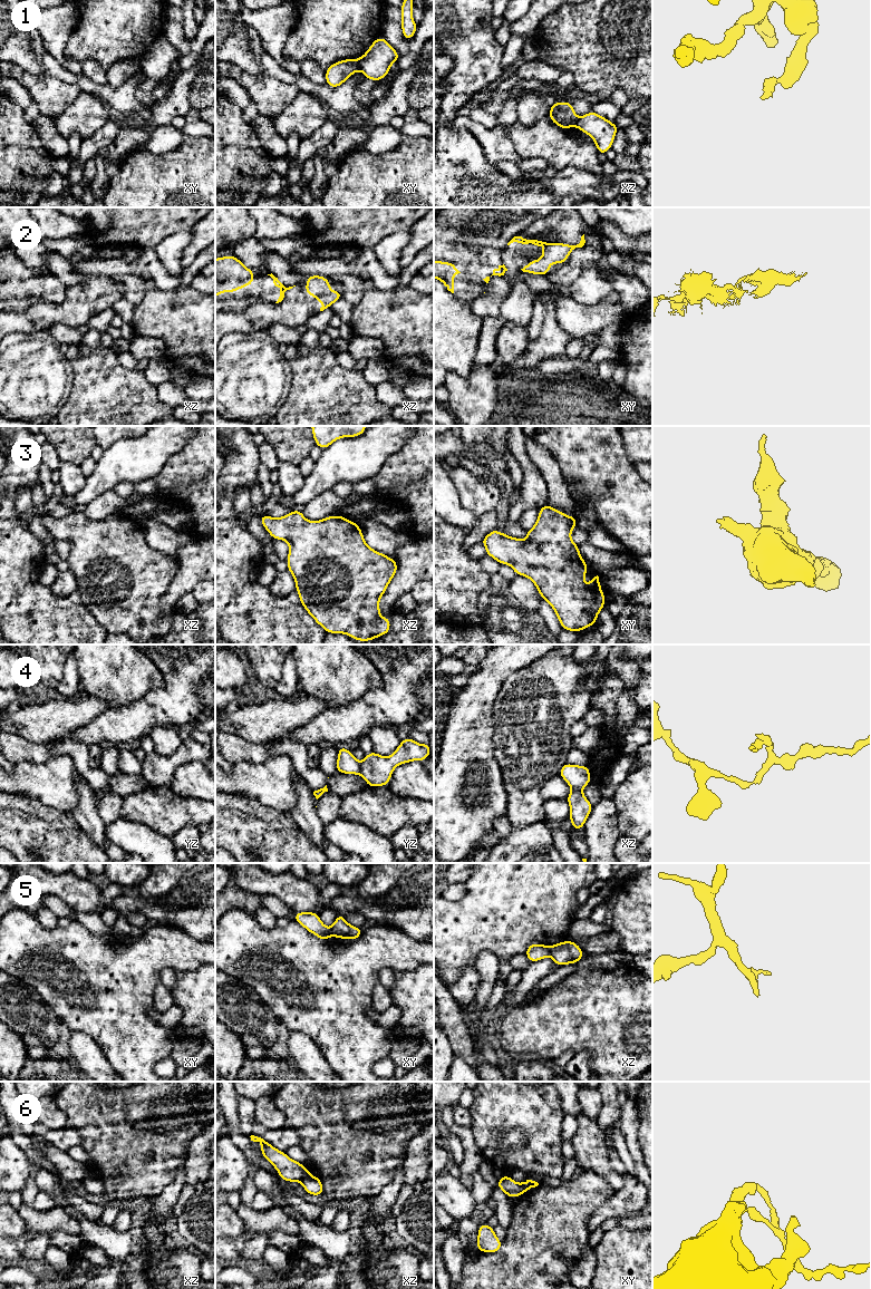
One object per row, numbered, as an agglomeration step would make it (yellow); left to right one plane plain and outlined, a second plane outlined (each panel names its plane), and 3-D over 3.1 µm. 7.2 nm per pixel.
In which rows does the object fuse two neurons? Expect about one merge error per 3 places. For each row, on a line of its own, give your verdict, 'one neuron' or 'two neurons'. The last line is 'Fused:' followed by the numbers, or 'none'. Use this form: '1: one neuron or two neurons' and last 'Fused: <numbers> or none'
1: two neurons
2: two neurons
3: one neuron
4: two neurons
5: two neurons
6: two neurons
Fused: 1, 2, 4, 5, 6

